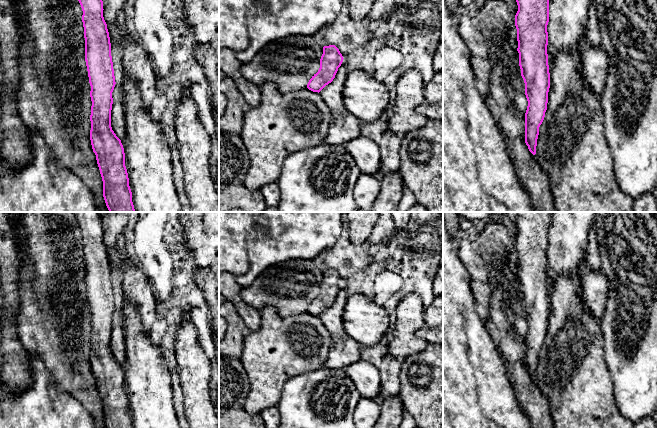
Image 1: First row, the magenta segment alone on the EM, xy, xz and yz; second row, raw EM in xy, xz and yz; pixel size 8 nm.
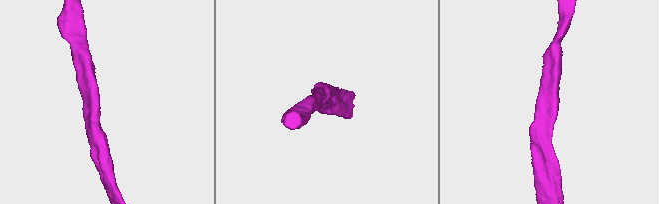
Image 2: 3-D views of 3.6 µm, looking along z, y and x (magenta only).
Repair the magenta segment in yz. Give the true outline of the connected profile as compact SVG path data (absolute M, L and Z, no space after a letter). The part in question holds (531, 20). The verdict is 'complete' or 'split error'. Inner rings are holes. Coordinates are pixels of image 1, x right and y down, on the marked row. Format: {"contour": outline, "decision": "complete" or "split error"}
{"contour": "M516 0L518 11L515 15L519 66L525 83L525 95L528 101L525 113L525 143L529 151L535 155L539 127L547 110L548 92L550 88L550 73L548 65L548 32L549 0Z", "decision": "complete"}

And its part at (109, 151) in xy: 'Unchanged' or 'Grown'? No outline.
Unchanged

